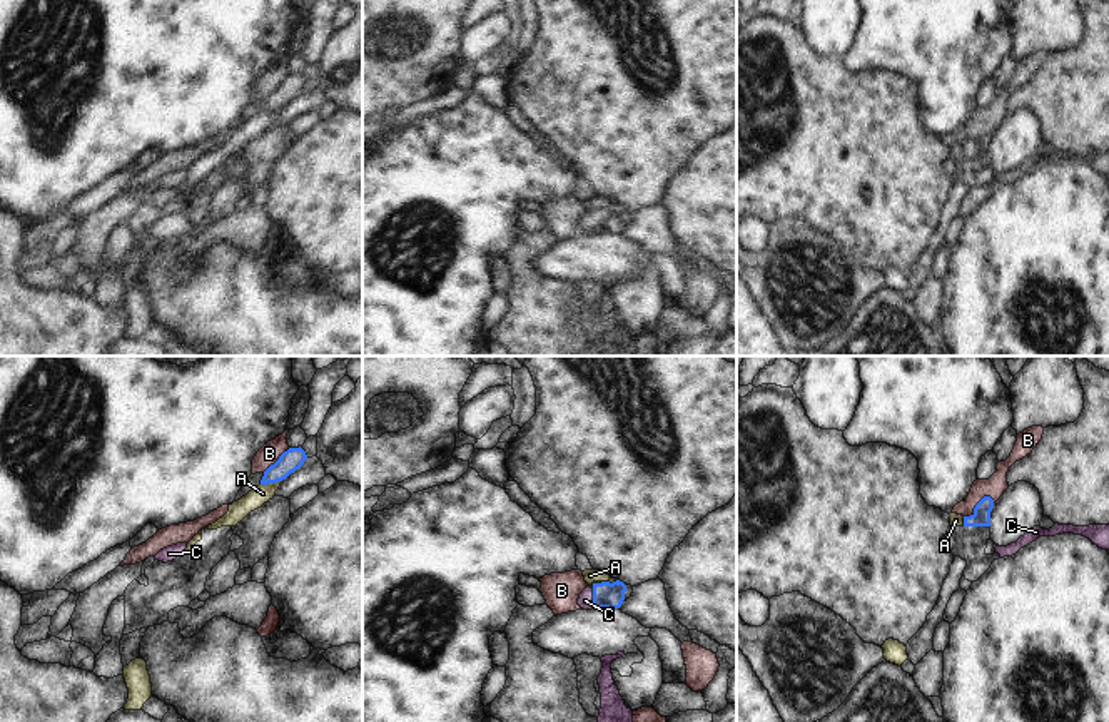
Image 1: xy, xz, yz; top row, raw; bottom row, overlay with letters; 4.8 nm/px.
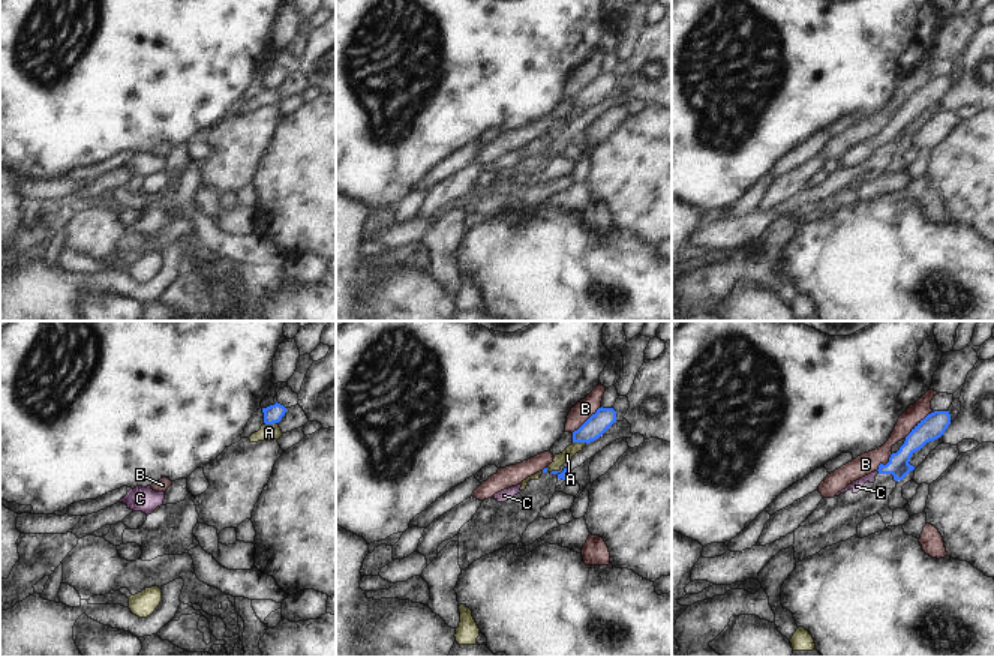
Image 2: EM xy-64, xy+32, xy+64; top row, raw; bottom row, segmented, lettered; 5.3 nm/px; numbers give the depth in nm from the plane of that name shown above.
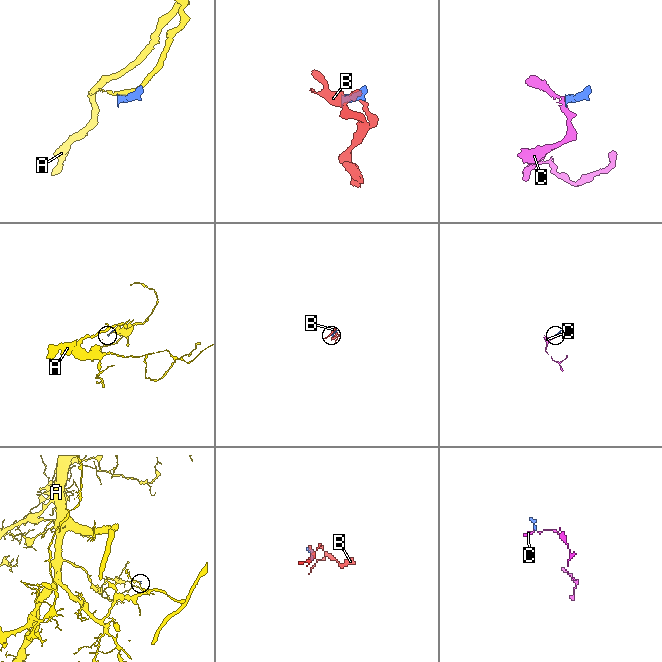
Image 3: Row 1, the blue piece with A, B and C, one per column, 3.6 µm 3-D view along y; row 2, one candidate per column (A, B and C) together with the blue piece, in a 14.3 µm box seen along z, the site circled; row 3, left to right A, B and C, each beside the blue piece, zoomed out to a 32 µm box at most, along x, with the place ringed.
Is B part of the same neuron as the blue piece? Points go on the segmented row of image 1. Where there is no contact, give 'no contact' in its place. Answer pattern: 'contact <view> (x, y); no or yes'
contact yz (977, 503); no

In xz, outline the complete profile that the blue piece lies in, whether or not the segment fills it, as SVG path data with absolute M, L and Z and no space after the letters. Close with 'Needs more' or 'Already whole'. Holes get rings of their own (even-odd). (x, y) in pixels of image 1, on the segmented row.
M620 580L610 583L593 583L591 587L586 587L578 598L578 605L583 610L615 610L620 608L625 600L626 585Z. Needs more.

